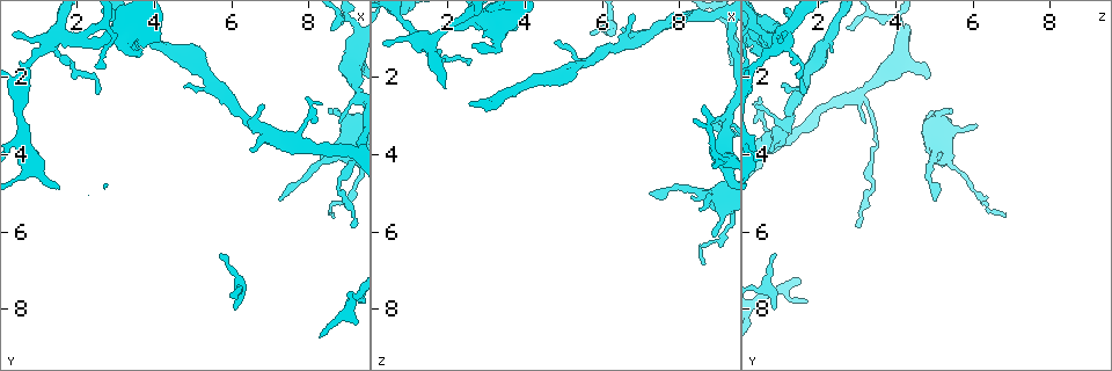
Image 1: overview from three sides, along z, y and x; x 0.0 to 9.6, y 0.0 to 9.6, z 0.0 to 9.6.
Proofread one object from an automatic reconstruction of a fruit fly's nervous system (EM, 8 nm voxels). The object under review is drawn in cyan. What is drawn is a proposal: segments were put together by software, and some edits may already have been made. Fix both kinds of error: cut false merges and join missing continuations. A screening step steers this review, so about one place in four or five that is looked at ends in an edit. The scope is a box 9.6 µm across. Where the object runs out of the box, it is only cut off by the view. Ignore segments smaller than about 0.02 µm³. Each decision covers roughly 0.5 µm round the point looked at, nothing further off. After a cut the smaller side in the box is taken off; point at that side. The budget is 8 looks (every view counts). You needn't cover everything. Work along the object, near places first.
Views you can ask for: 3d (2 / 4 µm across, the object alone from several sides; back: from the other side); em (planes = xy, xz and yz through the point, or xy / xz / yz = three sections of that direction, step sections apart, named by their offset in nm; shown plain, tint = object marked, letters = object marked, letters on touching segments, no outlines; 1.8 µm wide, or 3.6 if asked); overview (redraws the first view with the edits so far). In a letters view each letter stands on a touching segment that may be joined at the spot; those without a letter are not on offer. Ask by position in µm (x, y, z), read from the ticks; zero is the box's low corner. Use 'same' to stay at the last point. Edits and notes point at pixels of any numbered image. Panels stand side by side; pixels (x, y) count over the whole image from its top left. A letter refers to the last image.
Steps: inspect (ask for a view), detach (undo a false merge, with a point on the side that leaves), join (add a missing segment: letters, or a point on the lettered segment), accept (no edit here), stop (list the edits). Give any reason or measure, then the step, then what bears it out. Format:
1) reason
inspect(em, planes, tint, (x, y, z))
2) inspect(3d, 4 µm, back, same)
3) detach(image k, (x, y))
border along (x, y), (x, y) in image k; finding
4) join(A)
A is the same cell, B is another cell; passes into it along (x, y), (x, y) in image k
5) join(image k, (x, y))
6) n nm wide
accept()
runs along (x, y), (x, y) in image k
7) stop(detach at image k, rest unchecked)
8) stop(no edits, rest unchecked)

an open end
inspect(em, planes, letters, (4.85, 2.20, 1.00))

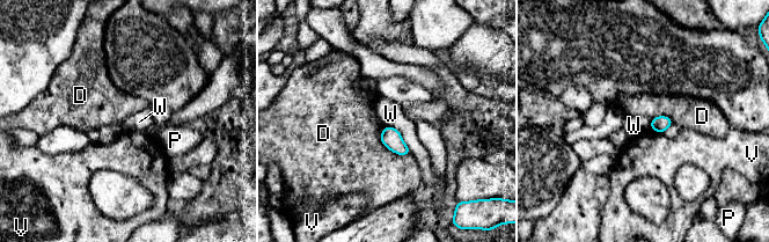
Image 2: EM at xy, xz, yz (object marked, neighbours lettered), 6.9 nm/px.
110 nm wide; W touches over 280 nm
accept()
D, P, V and W are other cells; none of them fits

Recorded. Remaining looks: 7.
four-way junction
inspect(3d, 4 µm, (1.55, 0.95, 1.05))

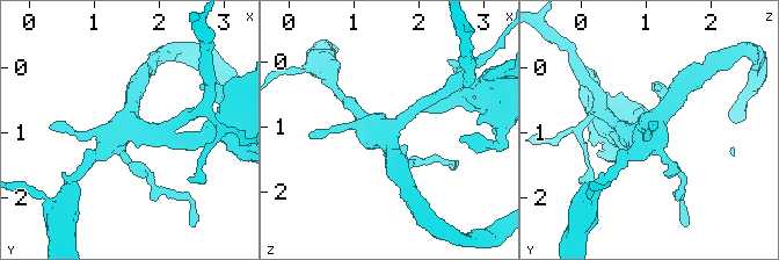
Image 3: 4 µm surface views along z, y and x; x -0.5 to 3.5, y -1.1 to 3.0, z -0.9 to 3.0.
inspect(em, planes, letters, (1.50, 0.95, 1.05))

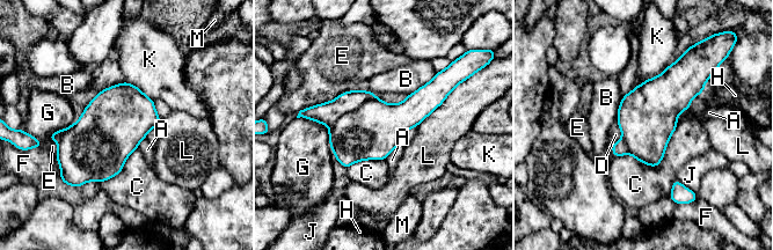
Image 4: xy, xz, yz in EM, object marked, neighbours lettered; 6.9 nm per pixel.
C touches over 480 nm
detach(image 4, (328, 112))
A, B, C, D, E, F, G, H, J, K, L and M are other cells; the part that leaves runs along (371, 96), (350, 100), (315, 117) in image 4; two neurons meet here

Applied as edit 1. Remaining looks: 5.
see it whole again
inspect(overview)

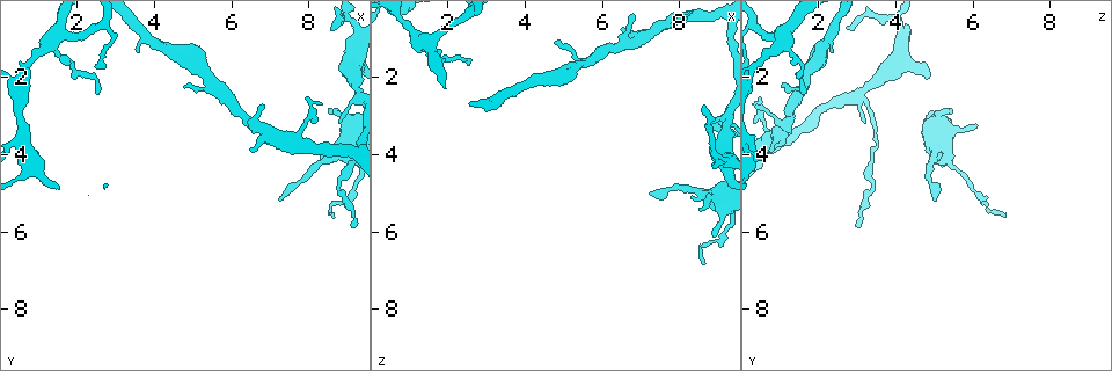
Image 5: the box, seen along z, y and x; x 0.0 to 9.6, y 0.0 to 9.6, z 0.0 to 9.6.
branch stops here
inspect(3d, 4 µm, (7.25, 5.15, 5.05))

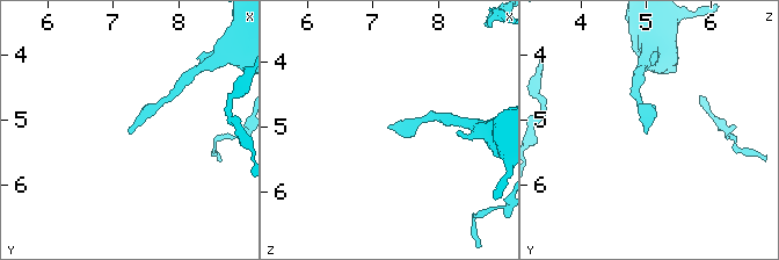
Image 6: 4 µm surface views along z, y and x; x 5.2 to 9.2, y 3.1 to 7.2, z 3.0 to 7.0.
shape alone is not enough
inspect(em, yz, step 16, tint, (7.20, 5.20, 5.00))

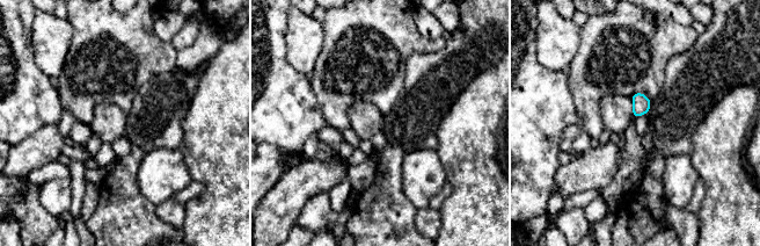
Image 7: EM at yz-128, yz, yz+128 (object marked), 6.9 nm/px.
inspect(em, yz, step 16, letters, same)

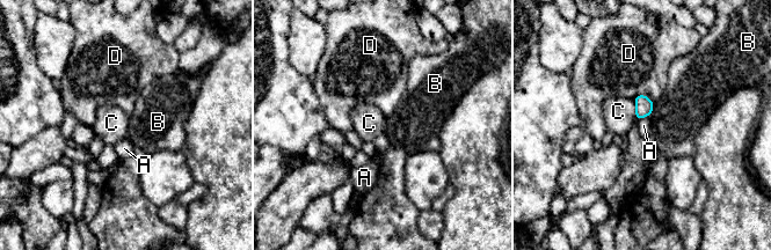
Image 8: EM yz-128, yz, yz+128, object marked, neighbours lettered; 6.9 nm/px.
80 nm wide
accept()
A, B, C and D are other cells; border along (633, 100), (635, 117) in image 8; none of them fits

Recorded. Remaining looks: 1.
stop(detach at image 4, rest unchecked)

